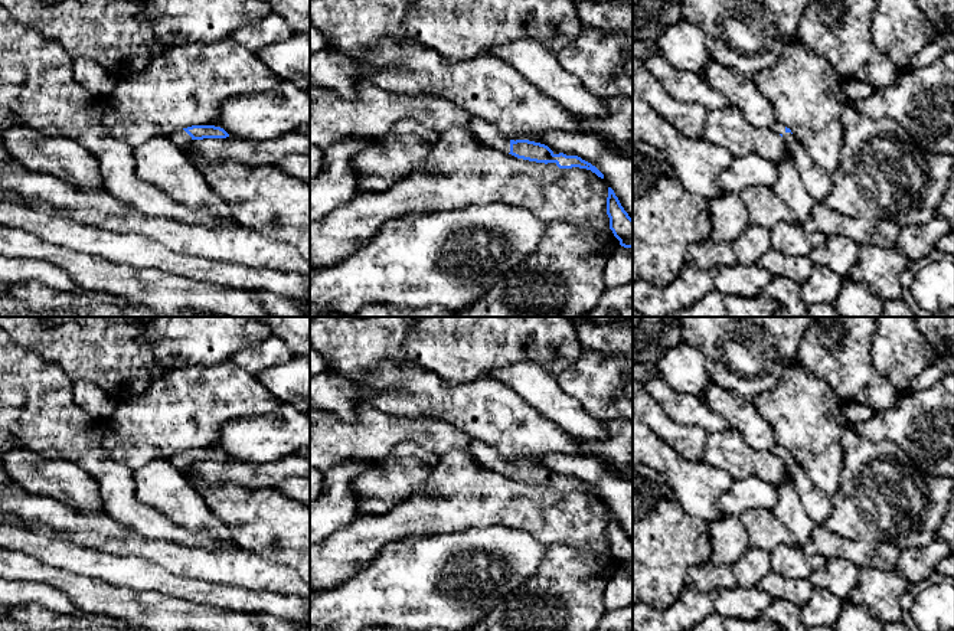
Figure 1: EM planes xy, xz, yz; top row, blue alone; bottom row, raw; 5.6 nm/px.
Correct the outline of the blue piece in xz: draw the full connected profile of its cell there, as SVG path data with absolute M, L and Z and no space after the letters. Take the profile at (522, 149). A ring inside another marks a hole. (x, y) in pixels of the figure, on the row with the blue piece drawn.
M510 140L512 156L536 163L555 163L559 169L587 169L604 179L604 174L591 163L578 156L566 156L563 153L555 154L548 146L529 140Z

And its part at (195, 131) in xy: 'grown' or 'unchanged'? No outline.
unchanged

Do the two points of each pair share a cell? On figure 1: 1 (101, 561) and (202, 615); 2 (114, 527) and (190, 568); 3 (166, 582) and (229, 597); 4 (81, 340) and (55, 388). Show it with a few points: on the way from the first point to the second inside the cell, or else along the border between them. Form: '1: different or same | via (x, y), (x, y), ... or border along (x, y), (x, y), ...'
1: different | border along (133, 589), (157, 591), (199, 604)
2: different | border along (131, 532), (123, 536), (92, 533)
3: same | via (182, 588), (214, 594)
4: different | border along (35, 353), (55, 363), (72, 382)

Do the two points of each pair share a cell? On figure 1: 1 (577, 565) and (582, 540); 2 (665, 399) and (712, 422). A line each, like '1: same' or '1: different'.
1: different
2: same

